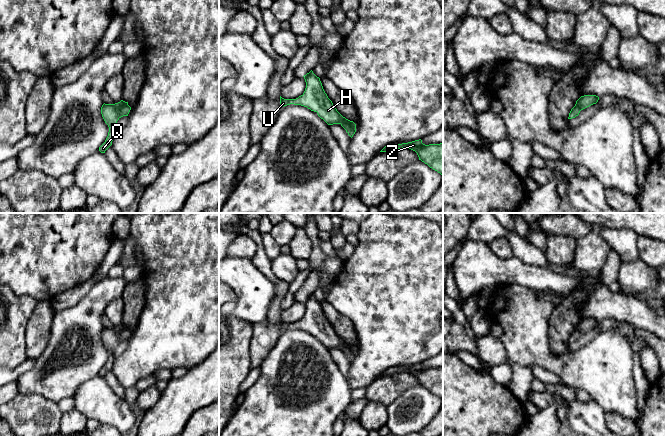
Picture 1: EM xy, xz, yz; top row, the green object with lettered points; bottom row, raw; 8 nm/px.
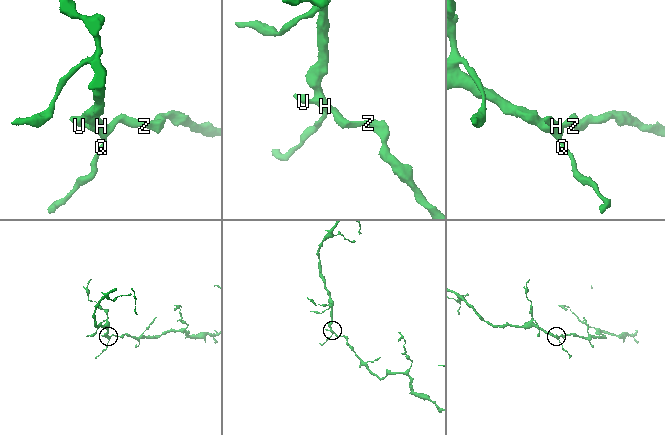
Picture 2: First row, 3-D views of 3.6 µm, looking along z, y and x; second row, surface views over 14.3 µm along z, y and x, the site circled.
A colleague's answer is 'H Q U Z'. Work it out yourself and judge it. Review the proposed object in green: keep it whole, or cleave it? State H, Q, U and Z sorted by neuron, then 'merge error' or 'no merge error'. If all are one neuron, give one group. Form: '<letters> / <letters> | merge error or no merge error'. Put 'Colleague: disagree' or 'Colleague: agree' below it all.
H Q U Z | no merge error
Colleague: agree

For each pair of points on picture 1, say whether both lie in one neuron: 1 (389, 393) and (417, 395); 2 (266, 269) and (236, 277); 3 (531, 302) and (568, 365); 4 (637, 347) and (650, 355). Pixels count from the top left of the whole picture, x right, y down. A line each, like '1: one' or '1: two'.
1: two
2: two
3: one
4: one

